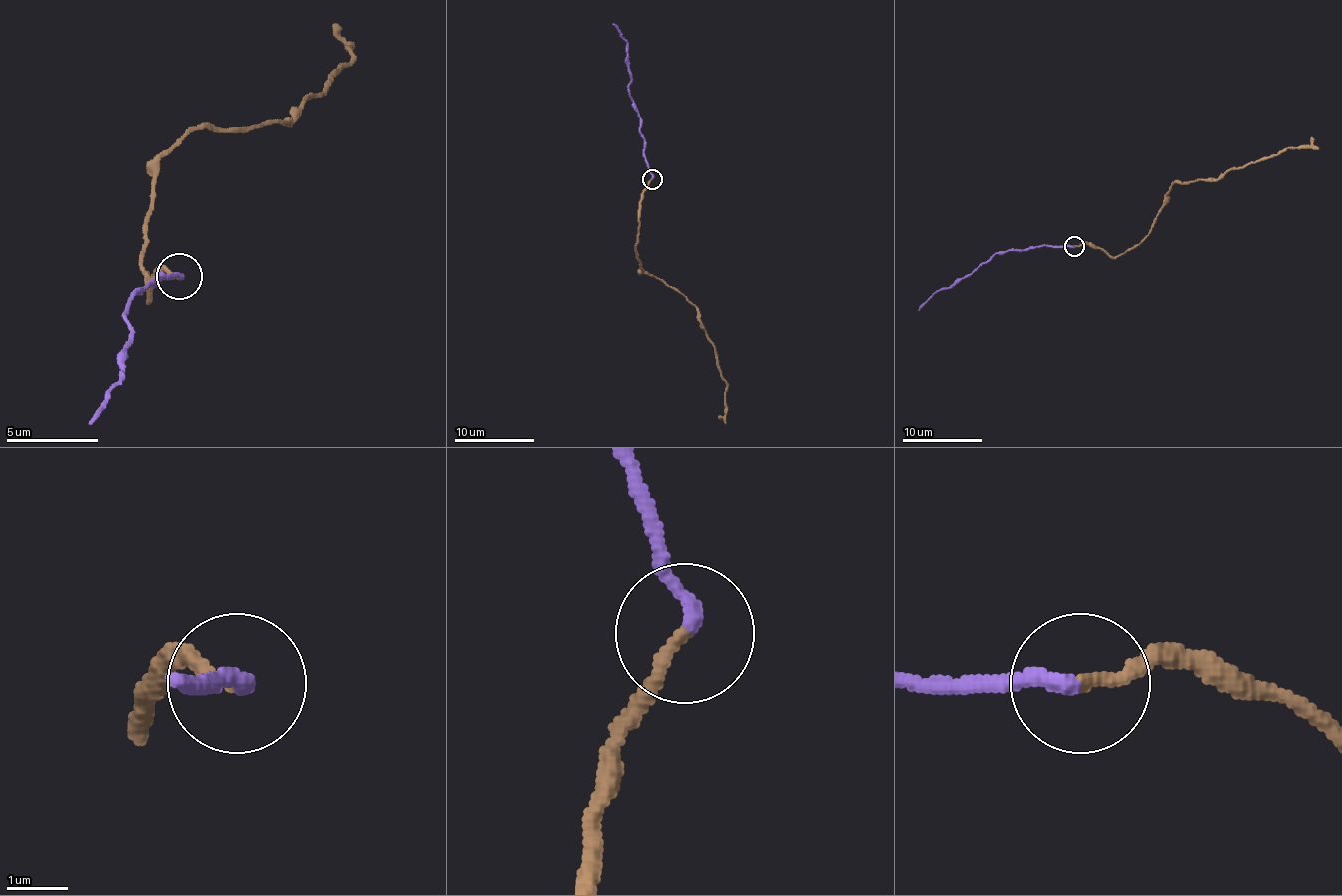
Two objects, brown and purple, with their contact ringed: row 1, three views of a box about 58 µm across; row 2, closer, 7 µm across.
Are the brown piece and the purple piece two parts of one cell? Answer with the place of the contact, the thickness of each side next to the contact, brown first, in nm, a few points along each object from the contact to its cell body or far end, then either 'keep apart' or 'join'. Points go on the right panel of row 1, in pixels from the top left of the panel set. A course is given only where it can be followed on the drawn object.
place (1074, 246); calibres 220 and 240 nm; course brown (1074, 246), (1094, 244), (1120, 256), (1148, 234), (1174, 182), (1216, 180), (1243, 164), (1307, 146), (1313, 136); course purple (1072, 246), (1030, 246), (1026, 250), (999, 252), (973, 272), (937, 292), (919, 310); join

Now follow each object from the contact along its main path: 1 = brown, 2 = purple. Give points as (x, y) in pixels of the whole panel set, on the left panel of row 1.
1: (178, 275), (159, 271), (150, 298), (141, 248), (159, 160), (196, 128), (283, 124), (352, 59), (334, 22)
2: (178, 275), (159, 275), (127, 303), (132, 335), (123, 381), (90, 422)

